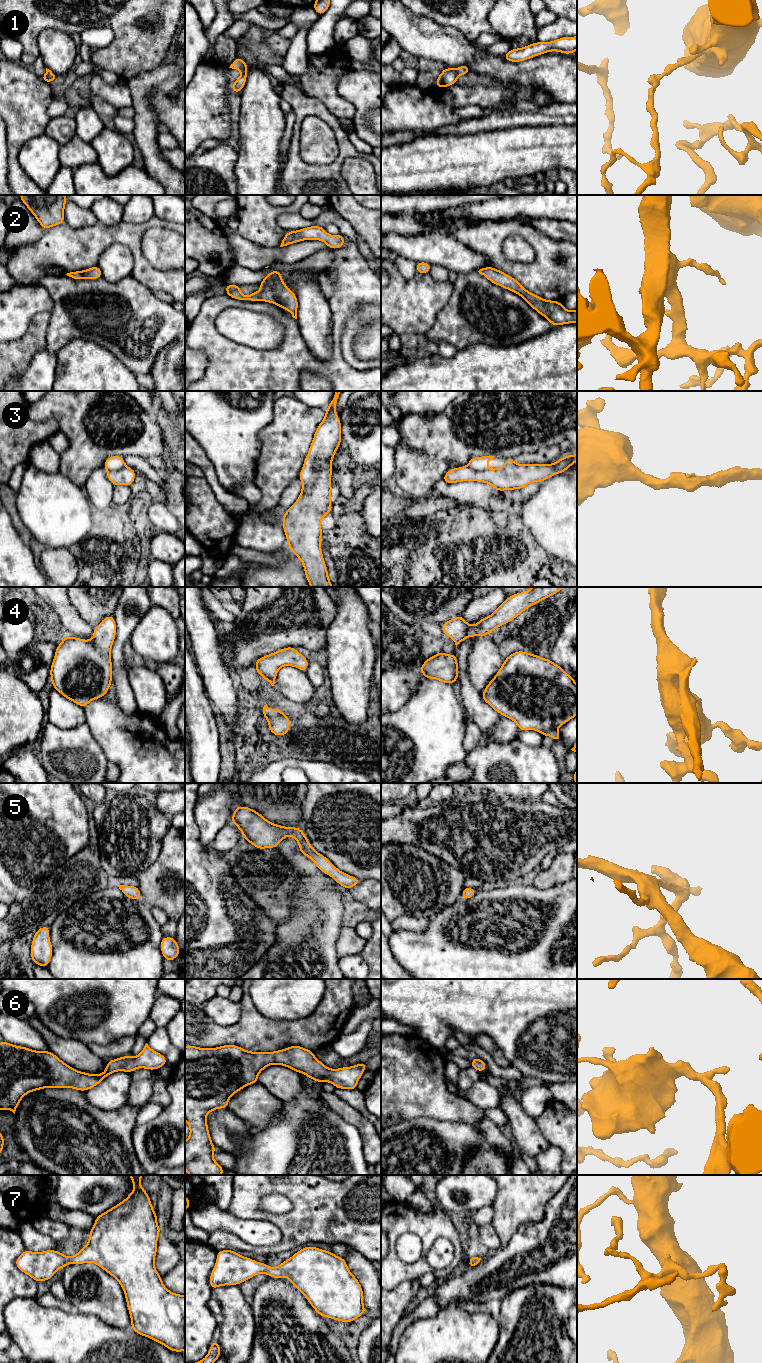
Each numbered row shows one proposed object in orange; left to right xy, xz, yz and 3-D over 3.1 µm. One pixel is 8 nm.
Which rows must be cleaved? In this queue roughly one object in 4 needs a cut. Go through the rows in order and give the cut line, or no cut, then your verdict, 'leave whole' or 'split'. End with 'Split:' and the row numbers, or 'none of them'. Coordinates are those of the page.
1: cut none; leave whole
2: cut none; leave whole
3: cut none; leave whole
4: cut none; leave whole
5: cut none; leave whole
6: cut none; leave whole
7: cut none; leave whole
Split: none of them

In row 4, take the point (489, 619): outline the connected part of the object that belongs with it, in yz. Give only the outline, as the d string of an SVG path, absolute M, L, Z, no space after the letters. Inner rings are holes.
M532 587L530 590L510 595L491 615L481 618L477 624L472 626L458 615L442 624L442 632L450 637L457 647L466 638L489 635L496 628L515 619L529 607L560 592L563 588Z

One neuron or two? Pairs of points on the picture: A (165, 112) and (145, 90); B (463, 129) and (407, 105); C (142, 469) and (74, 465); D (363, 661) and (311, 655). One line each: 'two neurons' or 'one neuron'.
A: two neurons
B: two neurons
C: two neurons
D: two neurons

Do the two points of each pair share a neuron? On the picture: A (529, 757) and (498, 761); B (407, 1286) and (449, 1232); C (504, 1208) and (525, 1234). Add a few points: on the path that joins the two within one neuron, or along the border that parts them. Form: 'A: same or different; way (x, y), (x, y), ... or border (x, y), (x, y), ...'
A: same; way (521, 761), (506, 761)
B: different; border (419, 1278), (405, 1280), (391, 1290)
C: different; border (541, 1219), (522, 1223), (505, 1245)

